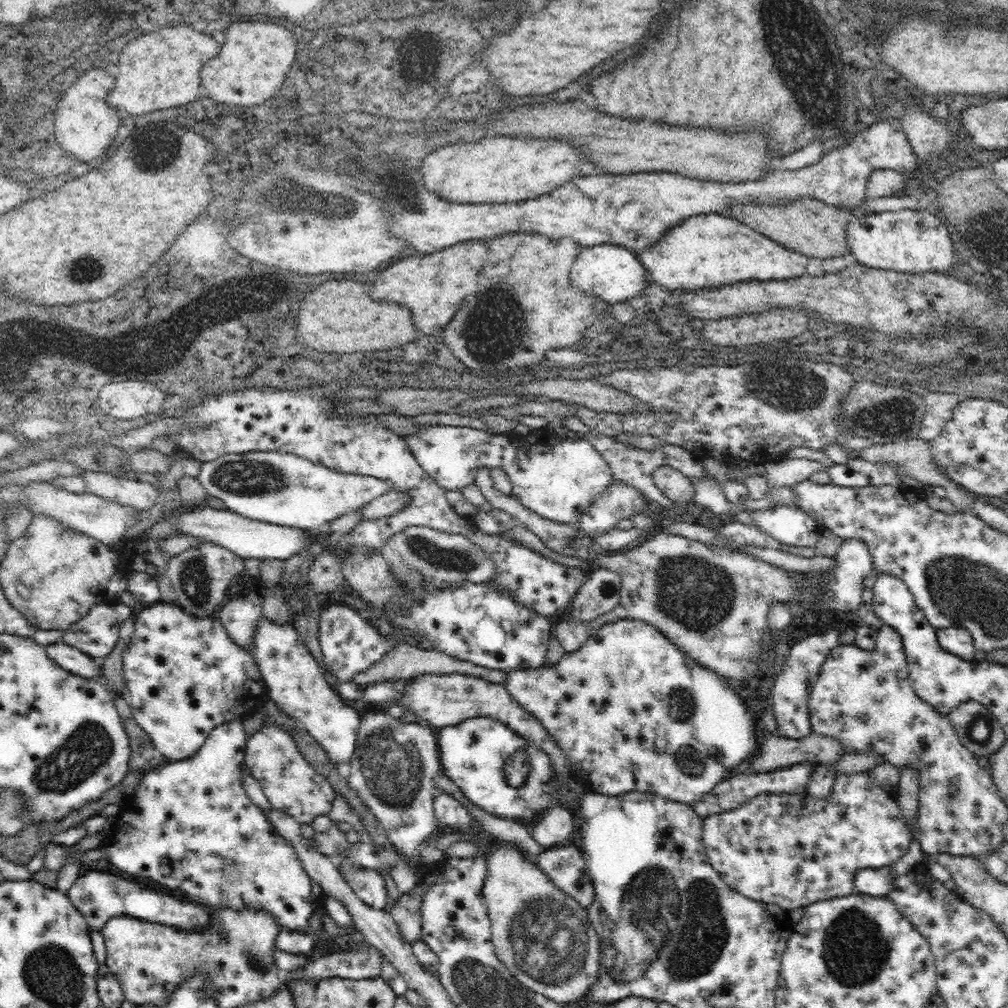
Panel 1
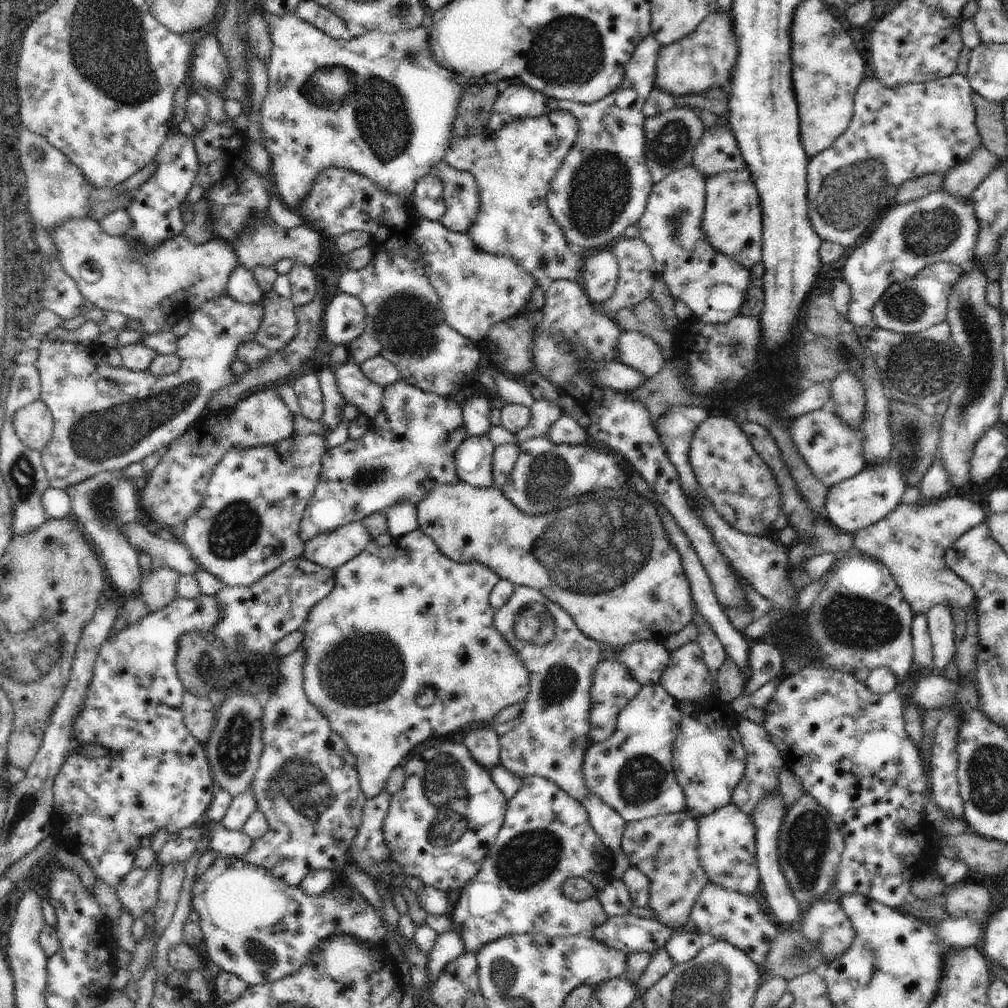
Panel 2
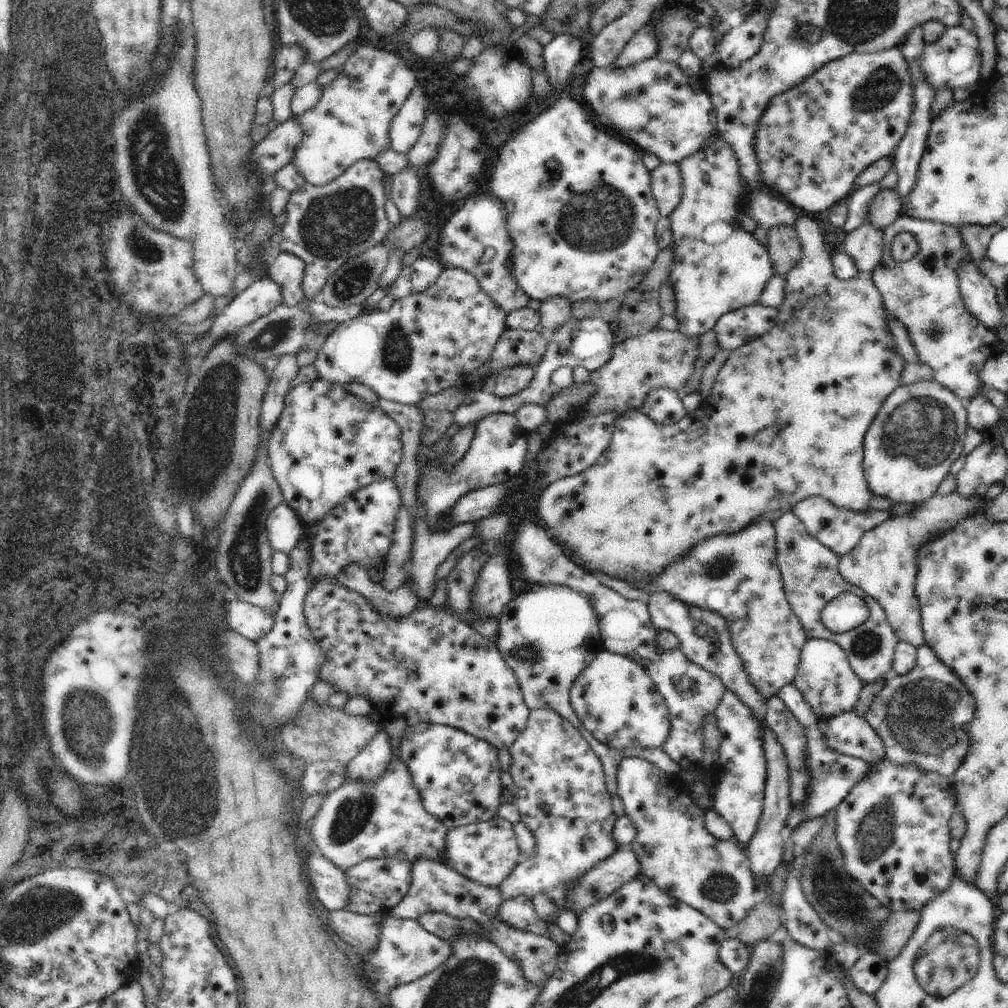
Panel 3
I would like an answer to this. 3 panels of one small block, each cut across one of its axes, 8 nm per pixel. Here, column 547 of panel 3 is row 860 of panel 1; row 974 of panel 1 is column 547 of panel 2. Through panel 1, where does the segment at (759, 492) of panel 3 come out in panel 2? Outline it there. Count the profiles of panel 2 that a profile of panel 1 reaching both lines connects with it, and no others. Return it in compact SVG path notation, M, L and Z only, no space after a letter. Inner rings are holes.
M458 481L454 484L436 485L432 490L426 493L421 501L417 502L417 521L419 528L424 531L438 545L438 548L448 558L459 563L469 563L472 561L481 562L482 565L488 567L495 572L501 579L506 579L516 586L526 585L540 590L546 598L560 605L570 616L580 632L610 647L625 647L626 645L640 642L643 640L655 640L664 643L668 637L678 634L685 626L693 622L694 602L691 593L691 584L685 575L683 562L680 554L669 541L662 521L656 514L655 506L645 498L637 495L631 489L629 483L624 483L619 489L604 489L596 493L585 494L579 497L566 499L561 502L552 512L545 515L527 515L520 512L512 502L510 502L501 489L496 487L478 487L471 484Z

